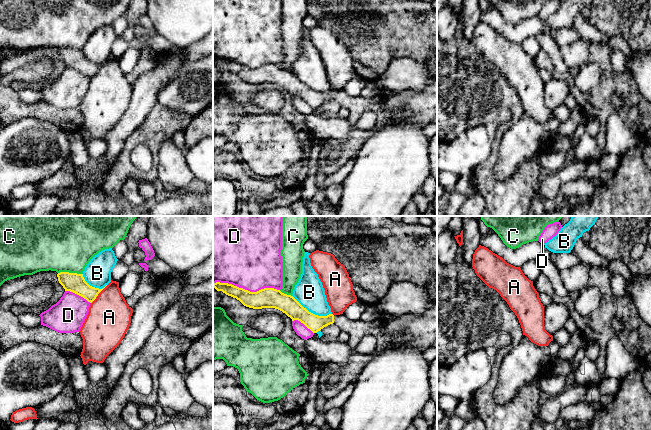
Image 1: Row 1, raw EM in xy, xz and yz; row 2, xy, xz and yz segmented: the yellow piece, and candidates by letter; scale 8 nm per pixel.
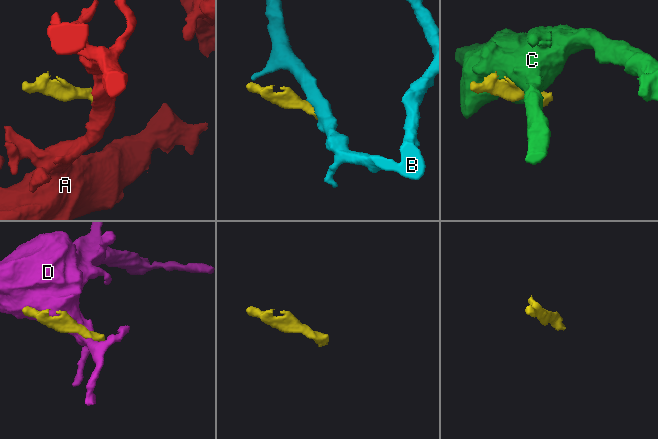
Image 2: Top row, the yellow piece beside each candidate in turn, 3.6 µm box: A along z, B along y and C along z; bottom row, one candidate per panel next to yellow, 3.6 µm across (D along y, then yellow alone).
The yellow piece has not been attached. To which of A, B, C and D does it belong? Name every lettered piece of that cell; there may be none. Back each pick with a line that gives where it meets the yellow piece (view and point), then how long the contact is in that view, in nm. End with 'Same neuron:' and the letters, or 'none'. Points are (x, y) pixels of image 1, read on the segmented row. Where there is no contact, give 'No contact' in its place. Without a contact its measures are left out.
Same neuron: none

